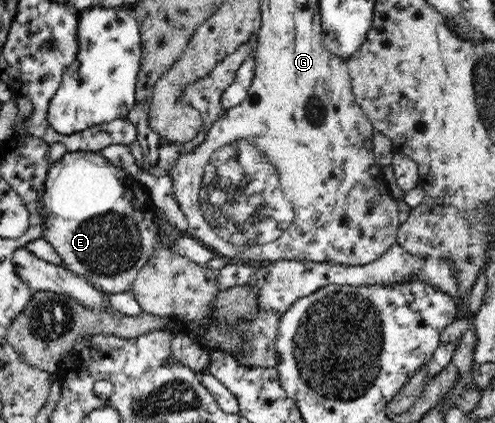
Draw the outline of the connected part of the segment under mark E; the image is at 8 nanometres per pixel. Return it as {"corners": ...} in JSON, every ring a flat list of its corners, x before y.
{"corners":[[69,152,51,163,42,196,46,223,42,236,63,259,63,266,87,279,95,290,108,294,131,291,137,272,155,252,156,206,147,189,131,174,113,166,99,153]]}

